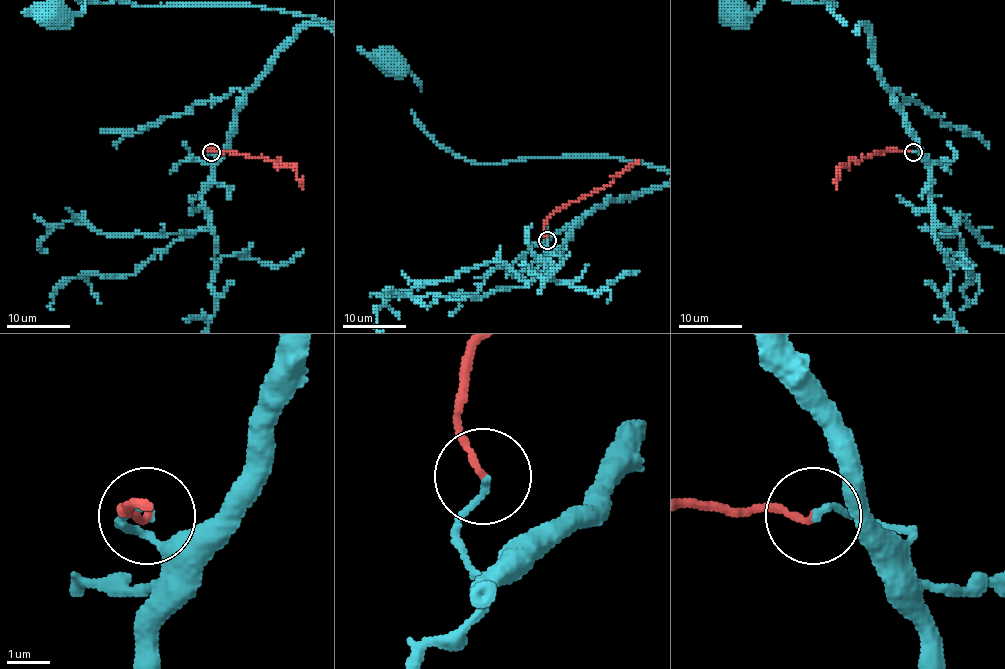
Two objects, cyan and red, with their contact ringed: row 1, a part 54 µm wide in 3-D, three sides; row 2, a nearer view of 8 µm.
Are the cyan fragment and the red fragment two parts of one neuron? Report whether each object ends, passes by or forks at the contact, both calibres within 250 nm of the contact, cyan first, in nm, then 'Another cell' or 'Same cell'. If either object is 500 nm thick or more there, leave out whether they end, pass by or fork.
At the ring cyan ends. At the ring red ends. Thickness 150 nm (cyan) against 130 nm. Same cell

